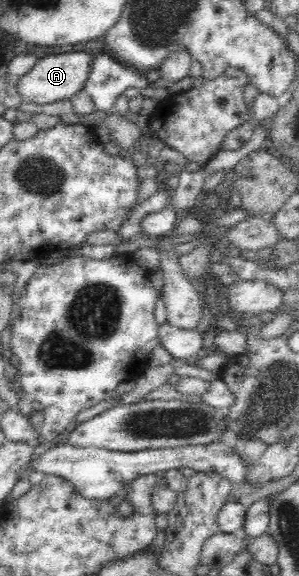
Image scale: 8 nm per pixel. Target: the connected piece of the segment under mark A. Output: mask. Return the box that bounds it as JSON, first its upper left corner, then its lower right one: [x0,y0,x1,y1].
[17,51,91,104]

